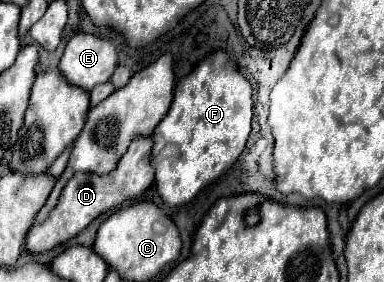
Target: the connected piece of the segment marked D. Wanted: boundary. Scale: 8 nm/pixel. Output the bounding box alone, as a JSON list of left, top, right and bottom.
[25,136,154,252]

